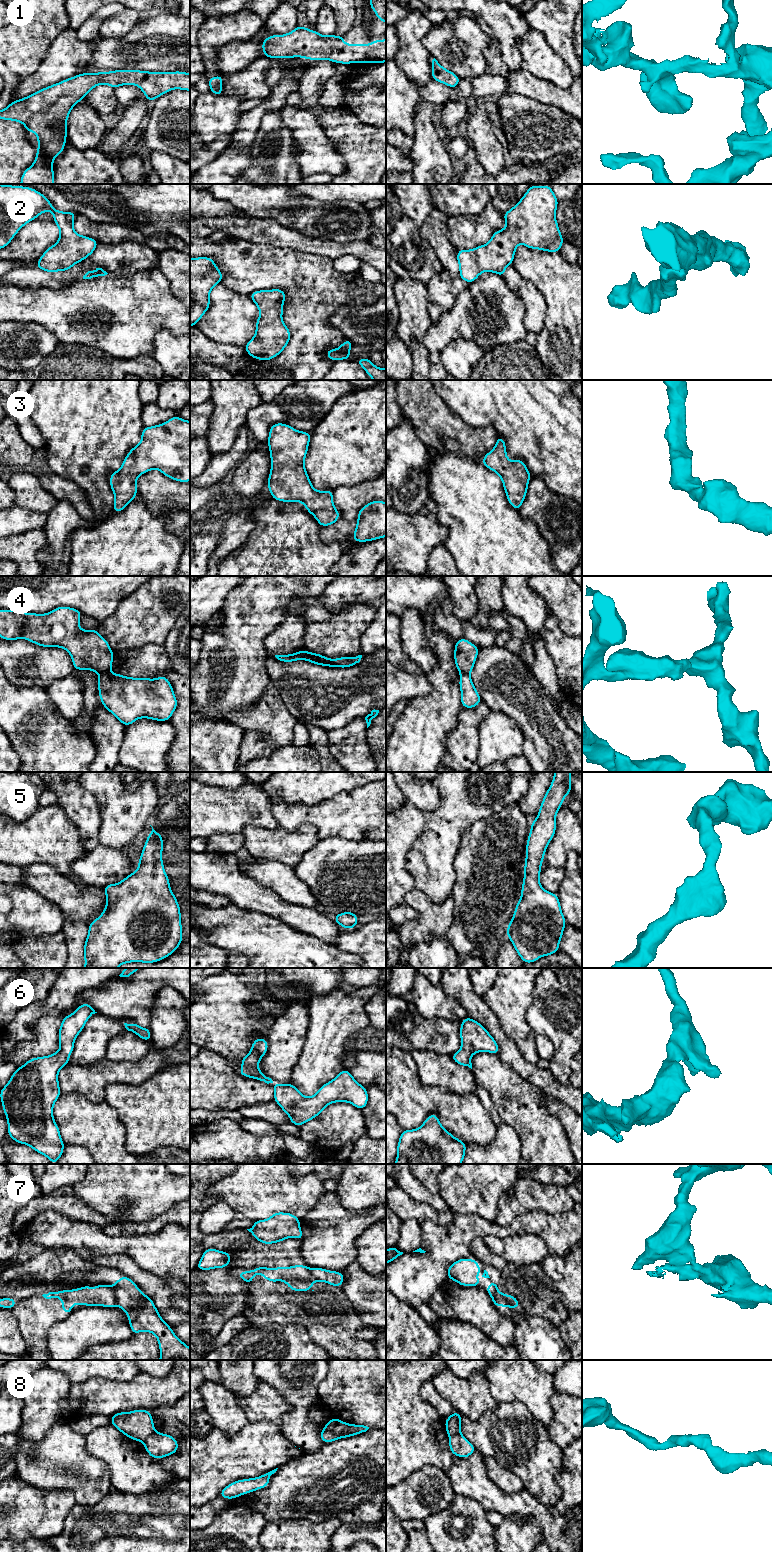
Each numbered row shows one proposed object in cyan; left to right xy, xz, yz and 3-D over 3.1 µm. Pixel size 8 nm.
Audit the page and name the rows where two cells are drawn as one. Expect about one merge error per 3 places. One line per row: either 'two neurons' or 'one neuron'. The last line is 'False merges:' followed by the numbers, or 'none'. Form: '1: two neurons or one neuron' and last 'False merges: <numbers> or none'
1: one neuron
2: one neuron
3: one neuron
4: two neurons
5: one neuron
6: one neuron
7: two neurons
8: two neurons
False merges: 4, 7, 8

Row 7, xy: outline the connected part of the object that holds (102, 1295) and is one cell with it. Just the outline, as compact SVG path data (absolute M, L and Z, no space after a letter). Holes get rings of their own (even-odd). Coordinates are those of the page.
M99 1284L96 1288L89 1286L77 1288L74 1290L62 1290L56 1292L49 1292L42 1295L46 1299L61 1298L62 1299L62 1312L69 1315L72 1312L72 1306L75 1304L82 1304L84 1306L103 1306L115 1307L117 1299L113 1290L105 1285Z

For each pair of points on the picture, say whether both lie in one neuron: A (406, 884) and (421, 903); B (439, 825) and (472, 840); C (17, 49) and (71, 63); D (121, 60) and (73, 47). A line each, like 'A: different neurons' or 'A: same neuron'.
A: different neurons
B: different neurons
C: different neurons
D: different neurons

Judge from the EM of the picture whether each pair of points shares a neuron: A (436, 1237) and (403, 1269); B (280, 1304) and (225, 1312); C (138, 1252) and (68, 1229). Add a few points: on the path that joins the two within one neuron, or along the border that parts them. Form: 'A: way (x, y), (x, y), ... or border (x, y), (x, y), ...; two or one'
A: way (436, 1249), (418, 1269), (415, 1269); one
B: border (253, 1297), (245, 1306), (242, 1314); two
C: way (121, 1244), (101, 1244), (85, 1239); one

